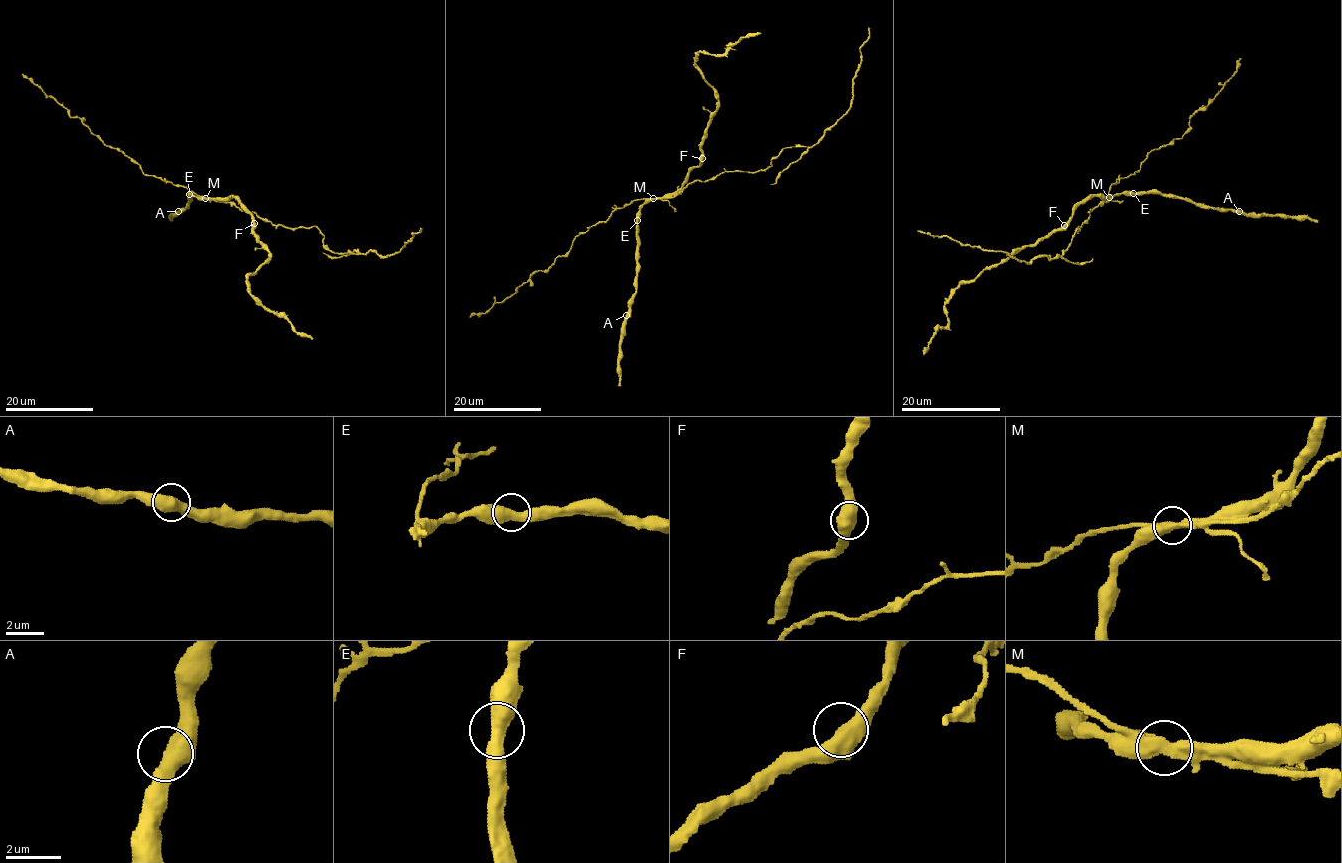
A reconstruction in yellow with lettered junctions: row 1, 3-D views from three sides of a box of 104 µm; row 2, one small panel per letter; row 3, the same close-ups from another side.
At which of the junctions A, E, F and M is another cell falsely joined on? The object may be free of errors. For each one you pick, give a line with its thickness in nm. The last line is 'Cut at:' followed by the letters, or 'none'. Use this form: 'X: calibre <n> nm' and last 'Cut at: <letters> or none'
M: calibre 550 nm
Cut at: M

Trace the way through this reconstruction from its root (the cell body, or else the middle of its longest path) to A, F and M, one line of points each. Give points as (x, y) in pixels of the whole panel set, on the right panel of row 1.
A: (1095, 207), (1119, 194), (1161, 193), (1187, 198), (1202, 205), (1239, 211)
F: (1095, 207), (1103, 201), (1098, 196), (1083, 200), (1064, 225)
M: (1095, 207), (1108, 198)

